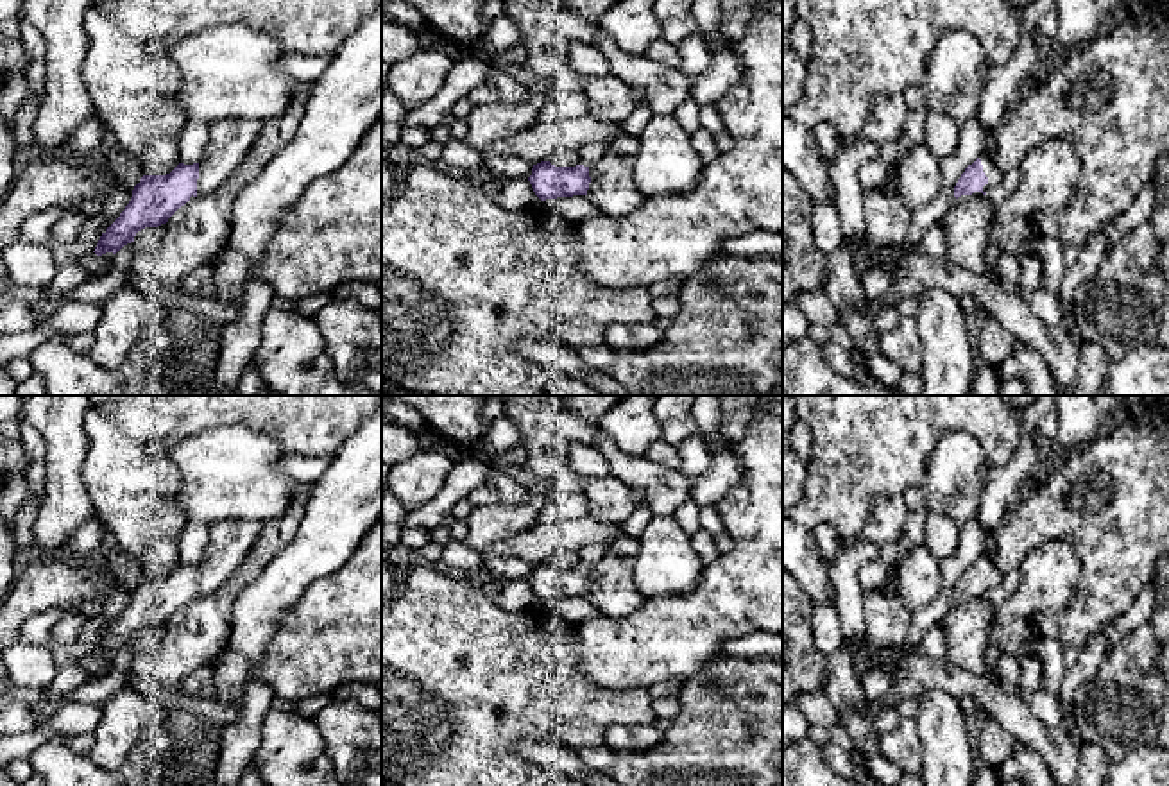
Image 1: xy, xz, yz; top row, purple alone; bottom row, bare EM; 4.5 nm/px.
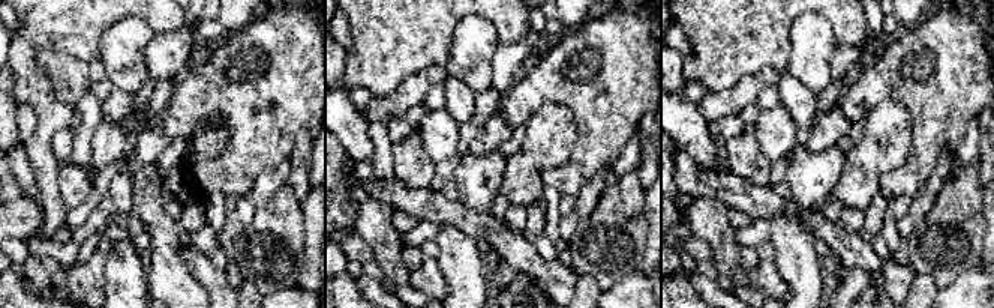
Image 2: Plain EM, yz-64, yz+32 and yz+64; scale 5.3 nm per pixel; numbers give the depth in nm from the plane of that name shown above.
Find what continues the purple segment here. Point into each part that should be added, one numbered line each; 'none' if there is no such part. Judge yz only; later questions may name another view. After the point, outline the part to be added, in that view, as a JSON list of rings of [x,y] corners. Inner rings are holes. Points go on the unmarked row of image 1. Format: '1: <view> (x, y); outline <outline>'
1: yz (990, 570); outline [[[986,550],[981,557],[983,573],[988,578],[988,584],[983,587],[983,593],[988,593],[994,585],[997,585],[1003,580],[1003,573],[999,571],[997,564],[994,562],[994,557],[990,550]]]

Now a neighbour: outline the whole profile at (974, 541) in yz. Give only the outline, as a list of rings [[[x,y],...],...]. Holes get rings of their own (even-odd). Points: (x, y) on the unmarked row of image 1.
[[[976,519],[960,526],[956,551],[951,557],[940,559],[940,571],[943,577],[940,593],[926,607],[911,612],[908,637],[902,643],[899,661],[902,661],[913,648],[920,646],[922,637],[947,614],[951,603],[956,600],[954,587],[958,580],[968,566],[990,550],[990,541],[992,537]]]

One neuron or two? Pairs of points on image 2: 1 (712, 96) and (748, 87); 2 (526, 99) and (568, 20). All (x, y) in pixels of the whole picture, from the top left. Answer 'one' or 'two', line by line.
1: one
2: two

